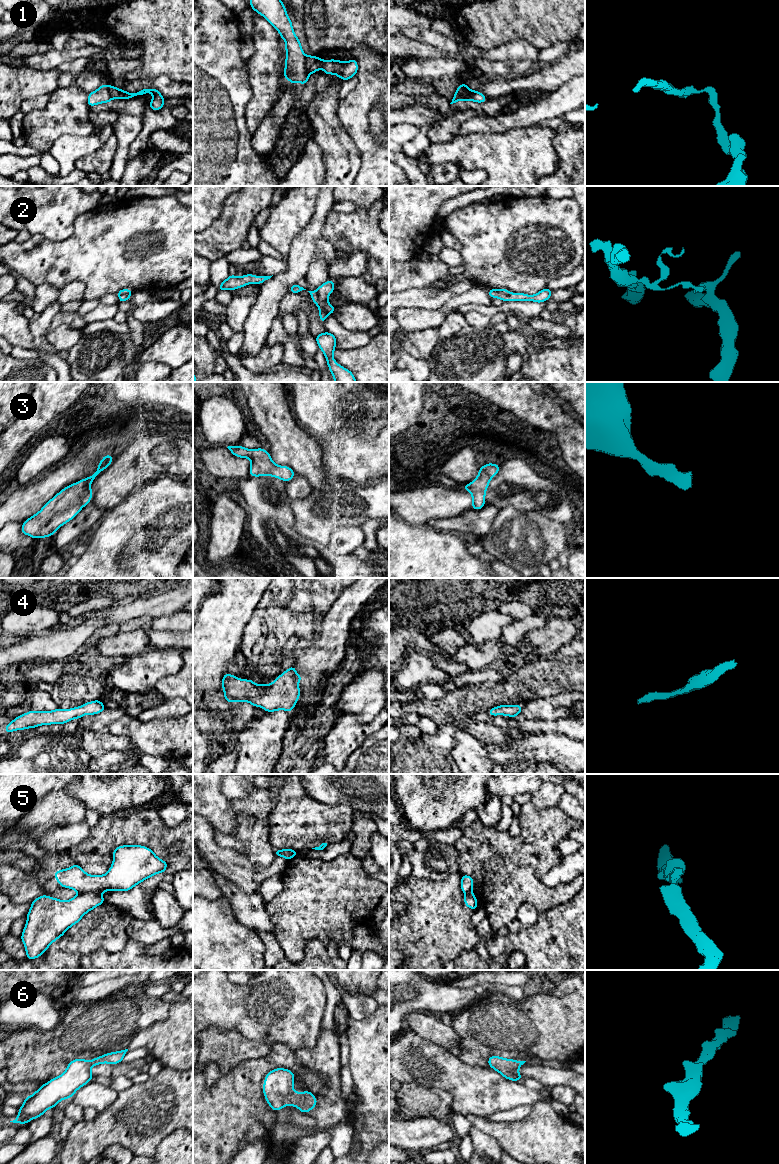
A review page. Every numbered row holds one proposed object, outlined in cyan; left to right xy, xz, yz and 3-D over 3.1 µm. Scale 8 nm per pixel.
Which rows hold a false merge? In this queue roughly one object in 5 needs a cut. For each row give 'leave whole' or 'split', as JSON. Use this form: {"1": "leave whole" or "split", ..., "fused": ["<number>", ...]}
{"1": "split", "2": "split", "3": "leave whole", "4": "leave whole", "5": "split", "6": "leave whole", "fused": ["1", "2", "5"]}

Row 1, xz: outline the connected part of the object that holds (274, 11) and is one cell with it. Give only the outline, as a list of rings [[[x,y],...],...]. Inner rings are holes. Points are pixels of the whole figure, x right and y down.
[[[250,0],[250,7],[262,15],[279,32],[286,43],[284,78],[291,84],[302,83],[305,85],[309,81],[310,75],[306,70],[306,55],[295,35],[292,21],[283,2],[281,0]]]

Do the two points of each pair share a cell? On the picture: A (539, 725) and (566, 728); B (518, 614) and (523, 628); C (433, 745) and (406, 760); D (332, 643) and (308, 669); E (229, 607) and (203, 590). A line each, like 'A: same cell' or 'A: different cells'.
A: same cell
B: different cells
C: same cell
D: same cell
E: different cells

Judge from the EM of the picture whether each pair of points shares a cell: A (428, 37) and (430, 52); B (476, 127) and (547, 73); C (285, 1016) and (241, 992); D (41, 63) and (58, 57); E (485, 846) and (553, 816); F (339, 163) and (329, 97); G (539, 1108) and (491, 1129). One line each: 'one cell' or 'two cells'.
A: two cells
B: two cells
C: one cell
D: one cell
E: one cell
F: one cell
G: one cell

